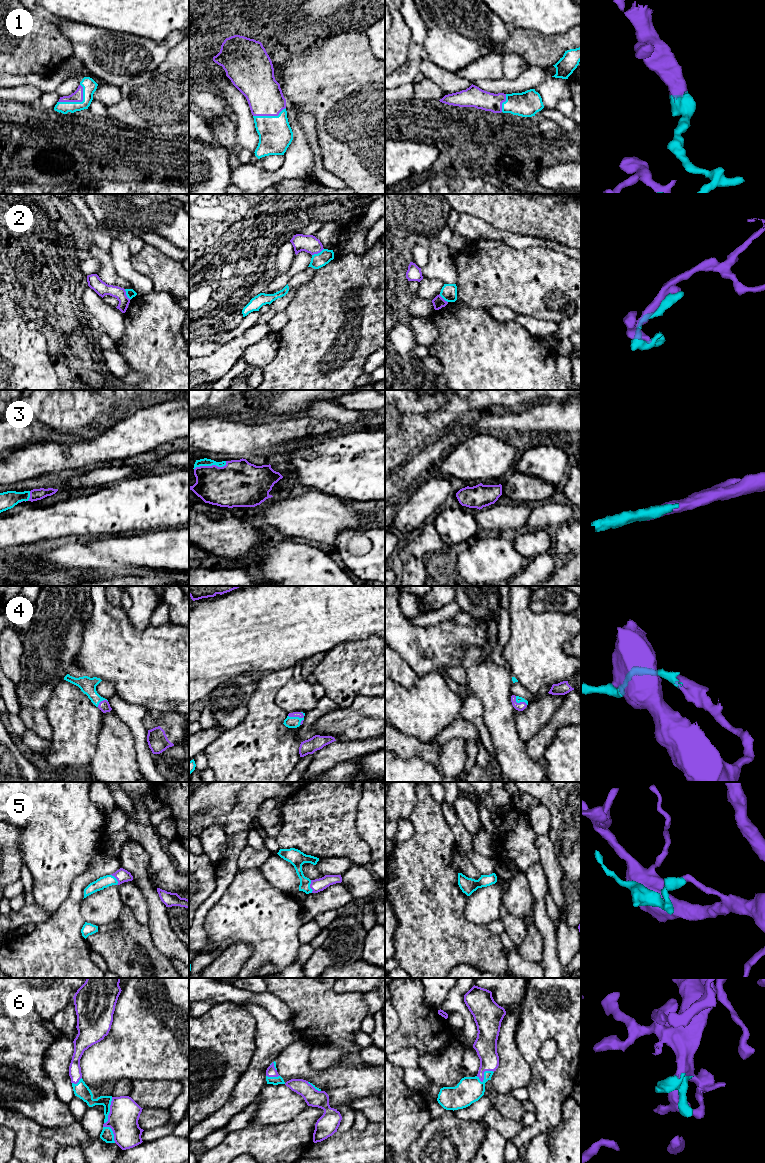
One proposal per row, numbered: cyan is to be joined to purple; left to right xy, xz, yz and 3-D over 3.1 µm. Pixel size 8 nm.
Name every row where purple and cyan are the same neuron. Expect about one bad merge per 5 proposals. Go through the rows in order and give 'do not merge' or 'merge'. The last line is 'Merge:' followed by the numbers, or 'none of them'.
1: merge
2: do not merge
3: merge
4: merge
5: merge
6: merge
Merge: 1, 3, 4, 5, 6

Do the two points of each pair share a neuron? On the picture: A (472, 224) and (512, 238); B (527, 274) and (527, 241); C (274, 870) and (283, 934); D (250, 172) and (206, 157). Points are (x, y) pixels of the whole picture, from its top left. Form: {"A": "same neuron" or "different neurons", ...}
{"A": "same neuron", "B": "different neurons", "C": "different neurons", "D": "same neuron"}

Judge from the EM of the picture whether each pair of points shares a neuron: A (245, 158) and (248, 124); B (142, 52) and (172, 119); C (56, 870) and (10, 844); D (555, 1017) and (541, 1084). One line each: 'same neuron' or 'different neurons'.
A: different neurons
B: different neurons
C: different neurons
D: same neuron

